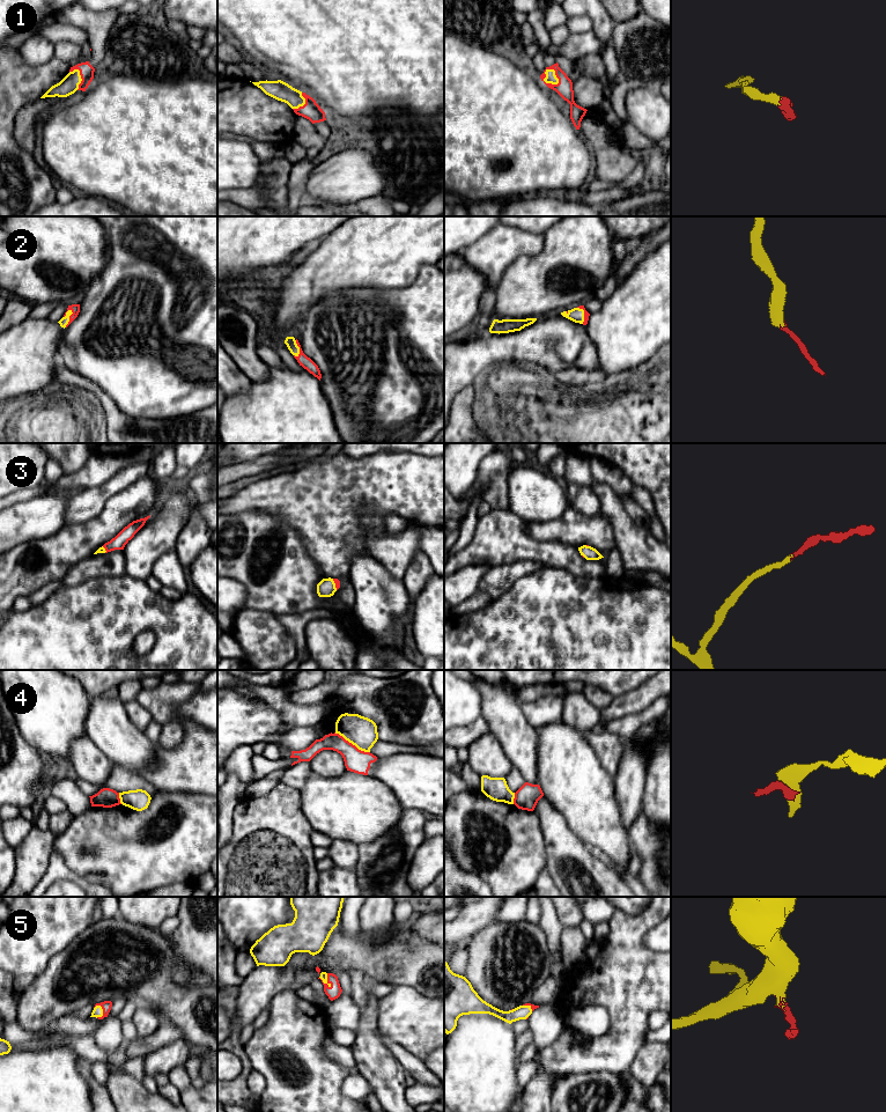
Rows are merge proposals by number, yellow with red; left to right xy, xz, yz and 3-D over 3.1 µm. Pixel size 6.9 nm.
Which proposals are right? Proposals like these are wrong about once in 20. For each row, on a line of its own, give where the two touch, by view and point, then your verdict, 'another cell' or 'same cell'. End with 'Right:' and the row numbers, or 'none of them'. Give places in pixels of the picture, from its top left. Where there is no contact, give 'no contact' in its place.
1: contact yz (554, 73); same cell
2: contact xy (68, 318); same cell
3: contact xz (334, 584); same cell
4: contact xz (352, 743); another cell
5: contact xy (102, 1013); same cell
Right: 1, 2, 3, 5

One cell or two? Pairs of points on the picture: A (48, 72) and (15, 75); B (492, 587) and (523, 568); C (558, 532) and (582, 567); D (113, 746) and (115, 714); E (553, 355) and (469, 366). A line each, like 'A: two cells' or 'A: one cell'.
A: one cell
B: one cell
C: two cells
D: one cell
E: one cell

